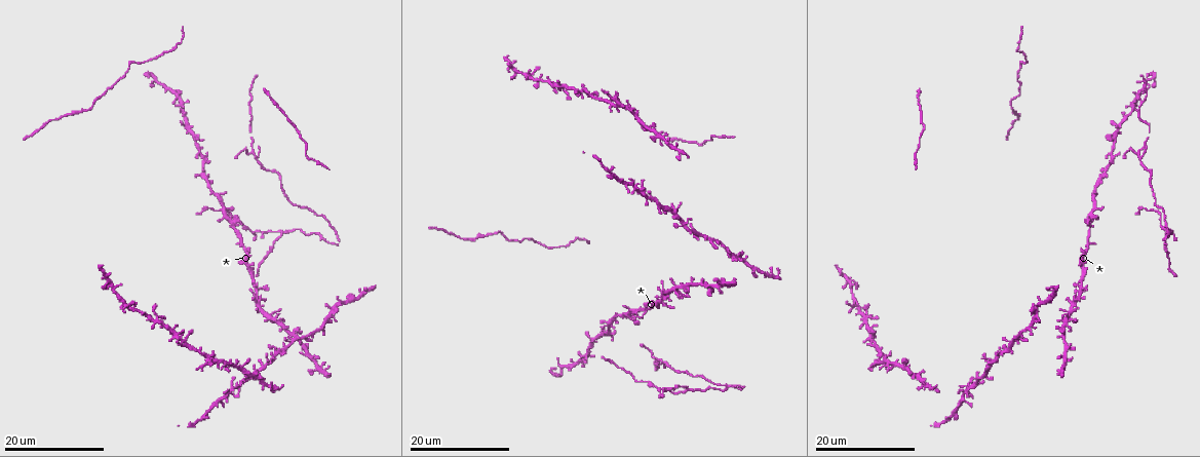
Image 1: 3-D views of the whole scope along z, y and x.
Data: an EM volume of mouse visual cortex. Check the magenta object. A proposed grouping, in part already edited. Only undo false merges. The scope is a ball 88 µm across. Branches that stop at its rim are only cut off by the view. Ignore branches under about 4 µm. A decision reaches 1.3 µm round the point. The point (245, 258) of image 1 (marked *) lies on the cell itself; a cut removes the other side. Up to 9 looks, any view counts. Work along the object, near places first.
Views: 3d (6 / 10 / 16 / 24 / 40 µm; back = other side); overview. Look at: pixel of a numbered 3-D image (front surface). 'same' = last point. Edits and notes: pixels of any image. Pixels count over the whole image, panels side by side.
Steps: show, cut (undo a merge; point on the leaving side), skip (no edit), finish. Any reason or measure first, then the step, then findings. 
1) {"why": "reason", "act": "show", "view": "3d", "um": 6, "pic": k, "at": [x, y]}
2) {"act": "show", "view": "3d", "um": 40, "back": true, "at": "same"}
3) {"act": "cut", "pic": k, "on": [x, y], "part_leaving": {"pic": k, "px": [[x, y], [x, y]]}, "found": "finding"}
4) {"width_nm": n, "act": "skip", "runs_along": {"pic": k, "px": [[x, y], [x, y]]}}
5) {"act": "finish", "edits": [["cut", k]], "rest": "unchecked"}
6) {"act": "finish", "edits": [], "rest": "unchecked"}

{"why": "three-way junction", "act": "show", "view": "3d", "um": 16, "pic": 1, "at": [280, 233]}

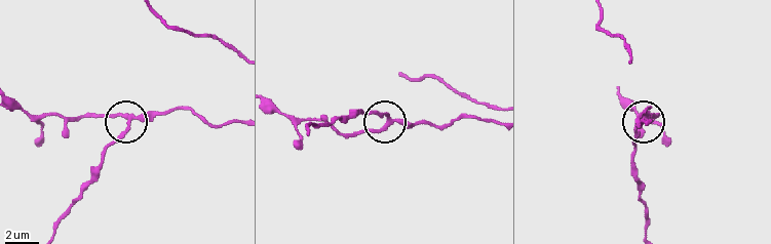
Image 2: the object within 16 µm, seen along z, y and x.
{"why": "closer look", "act": "show", "view": "3d", "um": 10, "pic": 2, "at": [127, 117]}

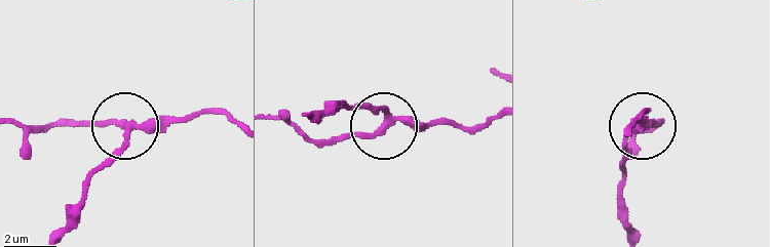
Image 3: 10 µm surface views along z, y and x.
{"act": "show", "view": "3d", "um": 10, "back": true, "pic": 3, "at": [129, 127]}

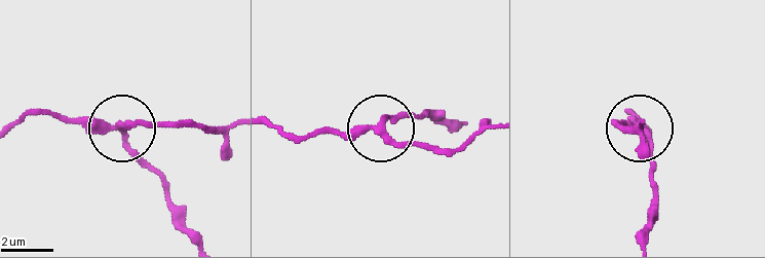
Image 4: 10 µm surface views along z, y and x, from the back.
{"side_arm_um": 12, "act": "skip", "runs_along": {"pic": 4, "px": [[14, 124], [34, 111], [114, 124], [164, 182]]}, "found": "continuous, no second cell"}

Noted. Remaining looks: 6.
{"why": "three arms meet", "act": "show", "view": "3d", "um": 24, "pic": 1, "at": [1137, 153]}

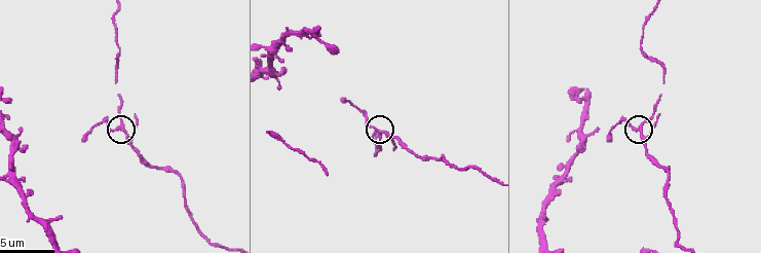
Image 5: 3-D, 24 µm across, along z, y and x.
{"why": "zoom in", "act": "show", "view": "3d", "um": 6, "pic": 5, "at": [383, 133]}

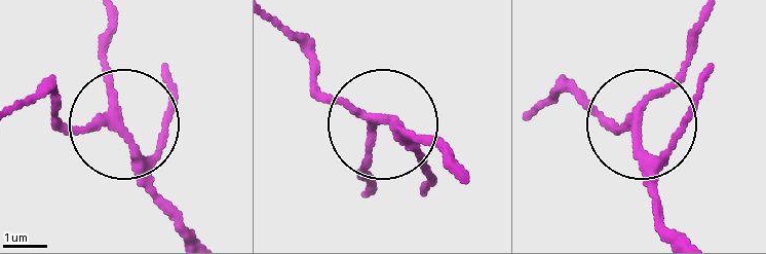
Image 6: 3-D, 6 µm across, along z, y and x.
{"width_nm": 180, "act": "skip", "found": "one cell here"}

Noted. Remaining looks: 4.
{"why": "four or more arms meet", "act": "show", "view": "3d", "um": 16, "pic": 1, "at": [188, 127]}

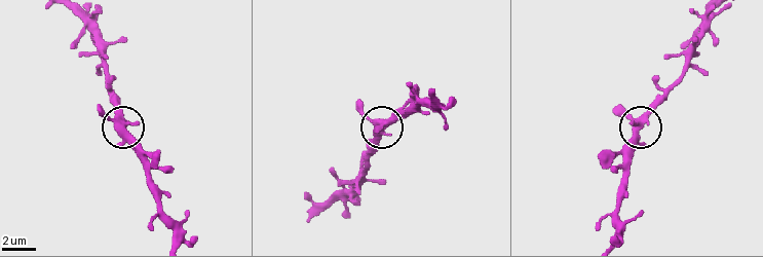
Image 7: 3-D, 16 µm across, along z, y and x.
{"why": "closer look", "act": "show", "view": "3d", "um": 6, "pic": 7, "at": [642, 117]}

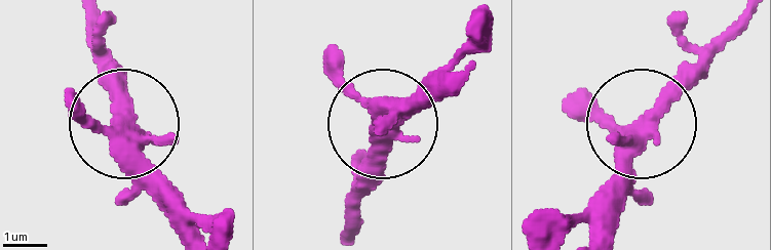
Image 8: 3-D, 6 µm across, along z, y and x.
{"act": "skip", "runs_along": {"pic": 8, "px": [[587, 234], [631, 135], [749, 17]]}, "found": "all the same cell"}

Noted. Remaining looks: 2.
{"act": "show", "view": "3d", "um": 24, "pic": 1, "at": [1060, 338]}

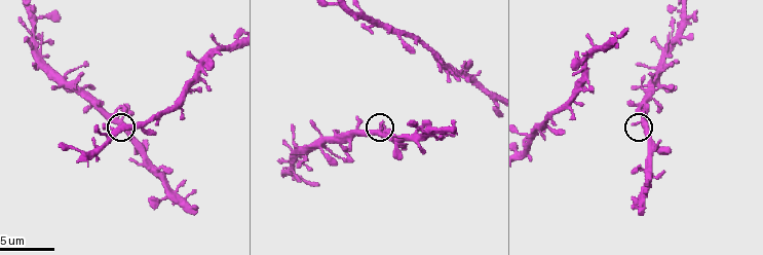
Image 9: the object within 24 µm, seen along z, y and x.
{"act": "show", "view": "3d", "um": 6, "pic": 9, "at": [379, 131]}

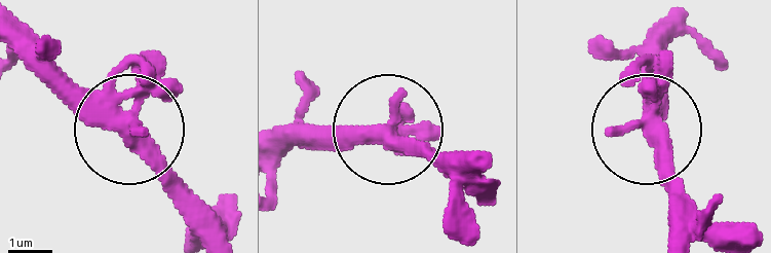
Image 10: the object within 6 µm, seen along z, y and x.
{"act": "skip", "runs_along": {"pic": 10, "px": [[680, 27], [650, 138], [668, 182], [709, 222]]}, "found": "one cell here"}

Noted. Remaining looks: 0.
{"act": "finish", "edits": [], "rest": "unchecked"}

